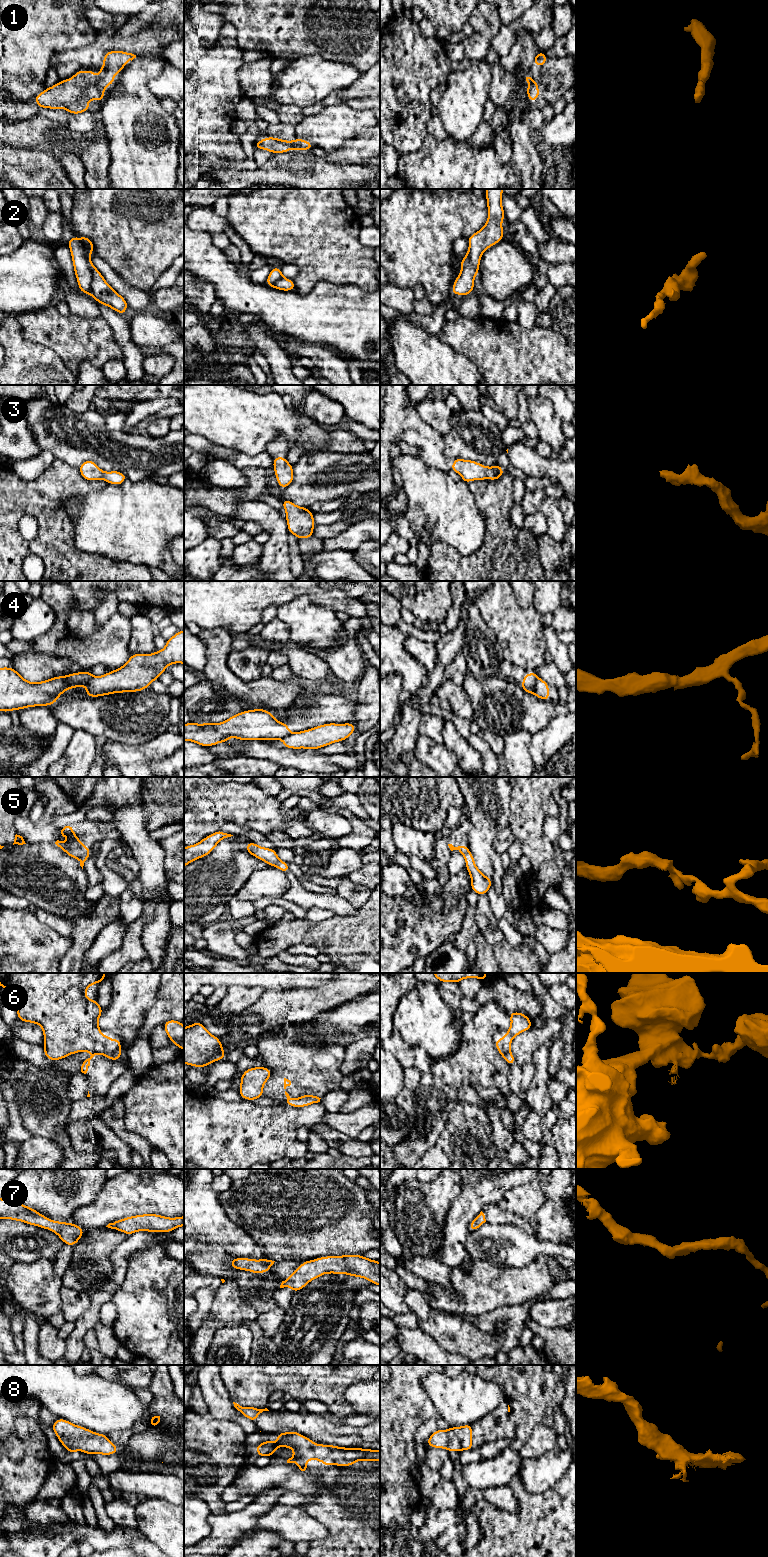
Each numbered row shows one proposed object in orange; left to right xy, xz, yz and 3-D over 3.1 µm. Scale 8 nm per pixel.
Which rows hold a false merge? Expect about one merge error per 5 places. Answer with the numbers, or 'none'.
2, 4, 5, 6

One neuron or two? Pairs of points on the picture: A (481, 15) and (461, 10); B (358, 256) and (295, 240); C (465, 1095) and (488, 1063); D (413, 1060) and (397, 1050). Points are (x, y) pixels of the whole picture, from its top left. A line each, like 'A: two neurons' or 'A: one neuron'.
A: two neurons
B: one neuron
C: two neurons
D: one neuron

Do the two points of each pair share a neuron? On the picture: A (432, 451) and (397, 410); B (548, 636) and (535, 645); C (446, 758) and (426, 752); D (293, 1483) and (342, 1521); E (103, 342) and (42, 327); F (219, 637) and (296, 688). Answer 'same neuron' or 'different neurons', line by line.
A: same neuron
B: different neurons
C: same neuron
D: different neurons
E: same neuron
F: same neuron

